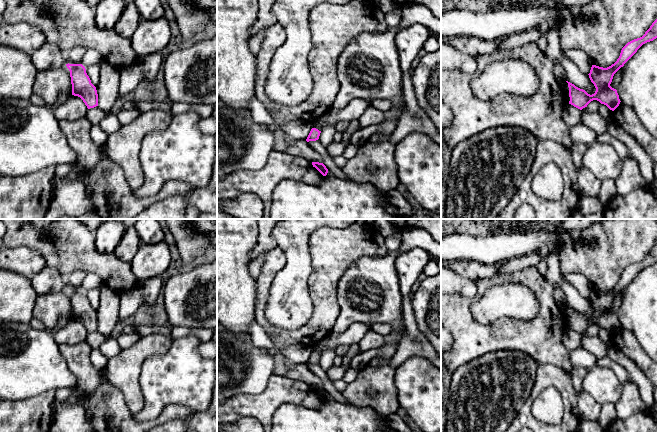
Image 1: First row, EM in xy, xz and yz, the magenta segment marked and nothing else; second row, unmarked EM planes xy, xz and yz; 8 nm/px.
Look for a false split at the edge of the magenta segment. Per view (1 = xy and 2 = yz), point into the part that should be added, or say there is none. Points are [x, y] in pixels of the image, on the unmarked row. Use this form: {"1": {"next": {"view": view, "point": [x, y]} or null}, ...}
{"1": {"next": null}, "2": {"next": null}}

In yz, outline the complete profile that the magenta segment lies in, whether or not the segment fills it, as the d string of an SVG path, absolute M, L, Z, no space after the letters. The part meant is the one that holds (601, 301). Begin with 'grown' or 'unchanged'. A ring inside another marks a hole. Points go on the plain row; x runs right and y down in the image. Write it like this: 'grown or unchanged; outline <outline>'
unchanged; outline M657 243L652 247L645 258L637 263L628 266L621 274L617 285L607 292L592 289L589 302L594 308L596 315L590 319L585 314L576 311L574 308L566 305L569 311L569 328L582 334L593 325L597 324L614 335L620 328L617 314L610 310L614 298L624 290L624 288L637 276L645 267L657 262Z

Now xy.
unchanged; outline M66 288L70 295L72 319L80 321L88 333L98 330L96 311L91 307L82 288Z

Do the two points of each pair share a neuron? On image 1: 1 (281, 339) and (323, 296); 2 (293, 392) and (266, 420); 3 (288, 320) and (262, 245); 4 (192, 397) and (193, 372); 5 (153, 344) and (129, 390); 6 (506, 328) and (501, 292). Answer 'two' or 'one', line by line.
1: one
2: one
3: two
4: one
5: one
6: two

